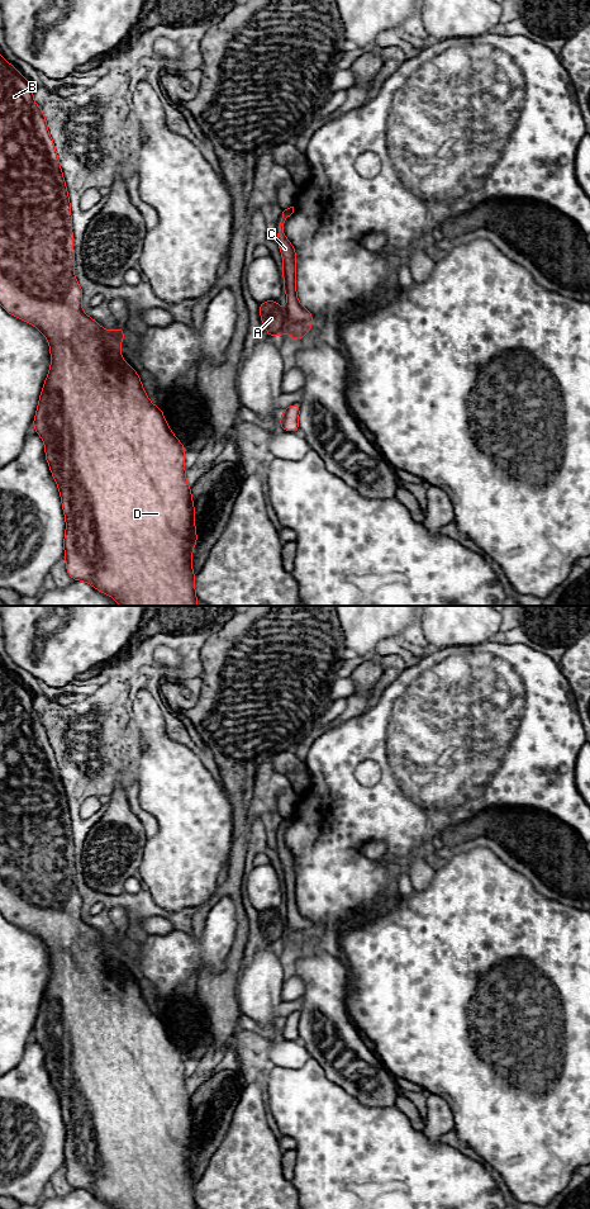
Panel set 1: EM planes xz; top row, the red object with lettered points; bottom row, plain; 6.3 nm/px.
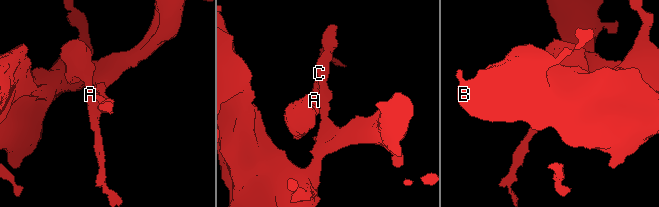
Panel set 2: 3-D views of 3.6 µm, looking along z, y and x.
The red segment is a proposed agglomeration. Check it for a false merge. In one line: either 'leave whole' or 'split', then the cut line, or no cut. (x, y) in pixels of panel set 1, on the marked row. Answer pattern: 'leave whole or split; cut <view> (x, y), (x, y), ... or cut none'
split; cut xz (284, 312), (288, 331)

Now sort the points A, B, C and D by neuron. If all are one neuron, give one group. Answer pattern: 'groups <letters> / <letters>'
groups A / B C D

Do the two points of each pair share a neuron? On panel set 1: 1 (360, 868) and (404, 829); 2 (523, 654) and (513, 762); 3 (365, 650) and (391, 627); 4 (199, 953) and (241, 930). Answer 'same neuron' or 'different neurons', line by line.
1: same neuron
2: same neuron
3: same neuron
4: different neurons

